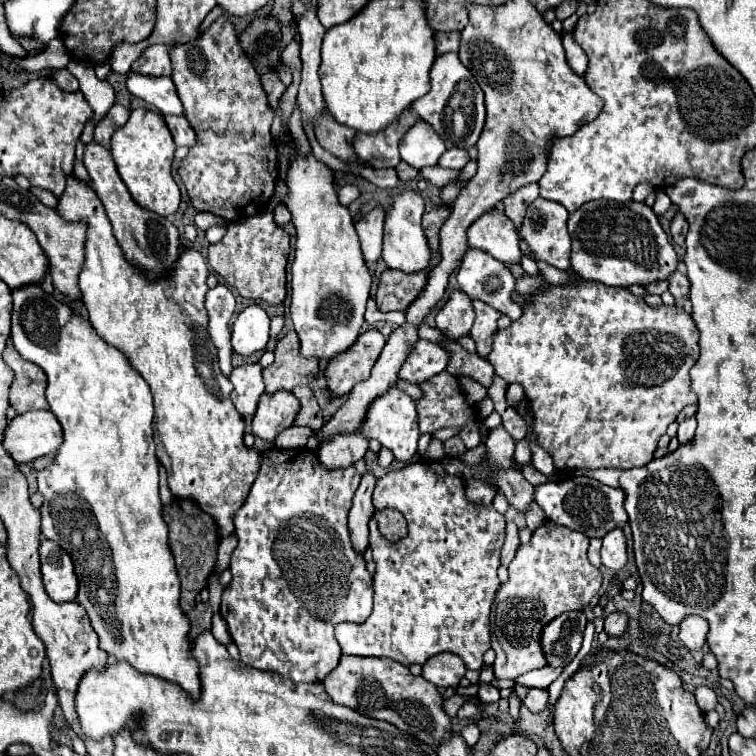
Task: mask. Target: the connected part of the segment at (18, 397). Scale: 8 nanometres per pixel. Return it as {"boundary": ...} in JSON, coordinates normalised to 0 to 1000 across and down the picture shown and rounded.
{"boundary":[[[8,459],[5,464],[5,478],[8,483],[19,491],[19,507],[13,515],[13,536],[21,541],[21,546],[34,546],[40,541],[63,541],[63,530],[61,530],[61,493],[29,475],[24,470],[24,464],[19,464],[16,459]]]}

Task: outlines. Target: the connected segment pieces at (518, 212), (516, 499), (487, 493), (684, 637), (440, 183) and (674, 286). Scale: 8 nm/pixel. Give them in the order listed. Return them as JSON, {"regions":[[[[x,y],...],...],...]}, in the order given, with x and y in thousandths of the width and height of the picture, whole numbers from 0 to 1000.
{"regions":[[[[712,242],[693,245],[690,250],[675,255],[675,261],[667,263],[669,287],[677,290],[677,295],[680,295],[683,300],[688,300],[688,295],[690,295],[690,290],[693,290],[693,282],[696,282],[696,274],[698,274],[701,266],[706,266],[712,258],[714,258],[714,245],[712,245]]],[[[684,620],[659,623],[653,631],[657,642],[661,642],[661,652],[672,660],[677,671],[683,671],[688,679],[696,679],[701,668],[706,665],[706,642],[693,634],[690,624]]],[[[619,634],[616,639],[616,657],[627,665],[627,668],[651,668],[653,660],[653,647],[643,639],[638,639],[635,634]]],[[[913,813],[899,824],[899,848],[913,861],[929,861],[929,853],[934,851],[934,837],[937,837],[937,821],[923,813]]],[[[563,221],[563,224],[556,224],[556,231],[561,237],[566,237],[569,242],[574,242],[577,247],[587,247],[590,242],[595,242],[606,234],[606,226],[595,226],[595,224],[585,224],[585,221]]],[[[894,358],[889,366],[886,366],[886,388],[892,390],[892,396],[902,396],[905,390],[910,390],[910,382],[913,382],[913,372],[905,361]]]]}

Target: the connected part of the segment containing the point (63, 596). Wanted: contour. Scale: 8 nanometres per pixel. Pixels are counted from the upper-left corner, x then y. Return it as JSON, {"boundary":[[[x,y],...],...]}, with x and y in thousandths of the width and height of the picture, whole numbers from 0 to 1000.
{"boundary":[[[58,713],[53,718],[53,745],[63,790],[69,790],[74,798],[101,795],[103,763],[98,758],[98,745],[93,734],[71,716]]]}

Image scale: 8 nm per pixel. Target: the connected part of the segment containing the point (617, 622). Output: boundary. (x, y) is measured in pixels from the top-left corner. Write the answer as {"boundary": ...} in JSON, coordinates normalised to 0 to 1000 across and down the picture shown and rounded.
{"boundary":[[[810,811],[802,816],[799,835],[804,840],[823,840],[825,832],[828,832],[828,813],[825,811]]]}

